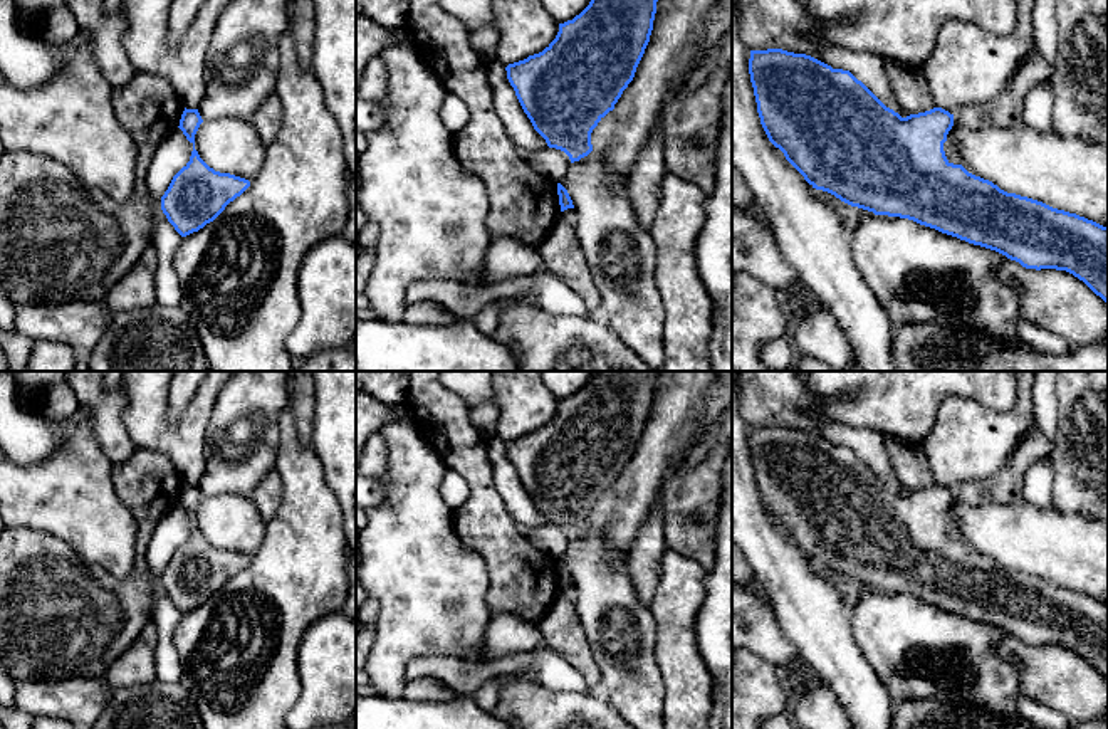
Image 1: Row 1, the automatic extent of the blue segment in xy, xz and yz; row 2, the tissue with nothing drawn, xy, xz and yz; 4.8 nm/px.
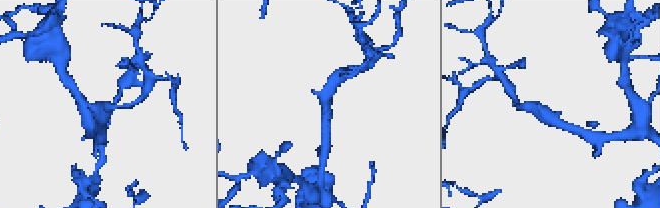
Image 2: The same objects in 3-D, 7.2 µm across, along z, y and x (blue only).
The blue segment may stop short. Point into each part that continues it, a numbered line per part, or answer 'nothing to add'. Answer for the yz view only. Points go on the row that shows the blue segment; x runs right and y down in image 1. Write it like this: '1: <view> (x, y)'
nothing to add

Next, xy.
nothing to add

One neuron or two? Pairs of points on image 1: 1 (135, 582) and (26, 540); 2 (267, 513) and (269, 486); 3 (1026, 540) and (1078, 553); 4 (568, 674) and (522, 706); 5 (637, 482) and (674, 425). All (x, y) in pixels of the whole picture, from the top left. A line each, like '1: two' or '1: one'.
1: one
2: one
3: one
4: two
5: one

